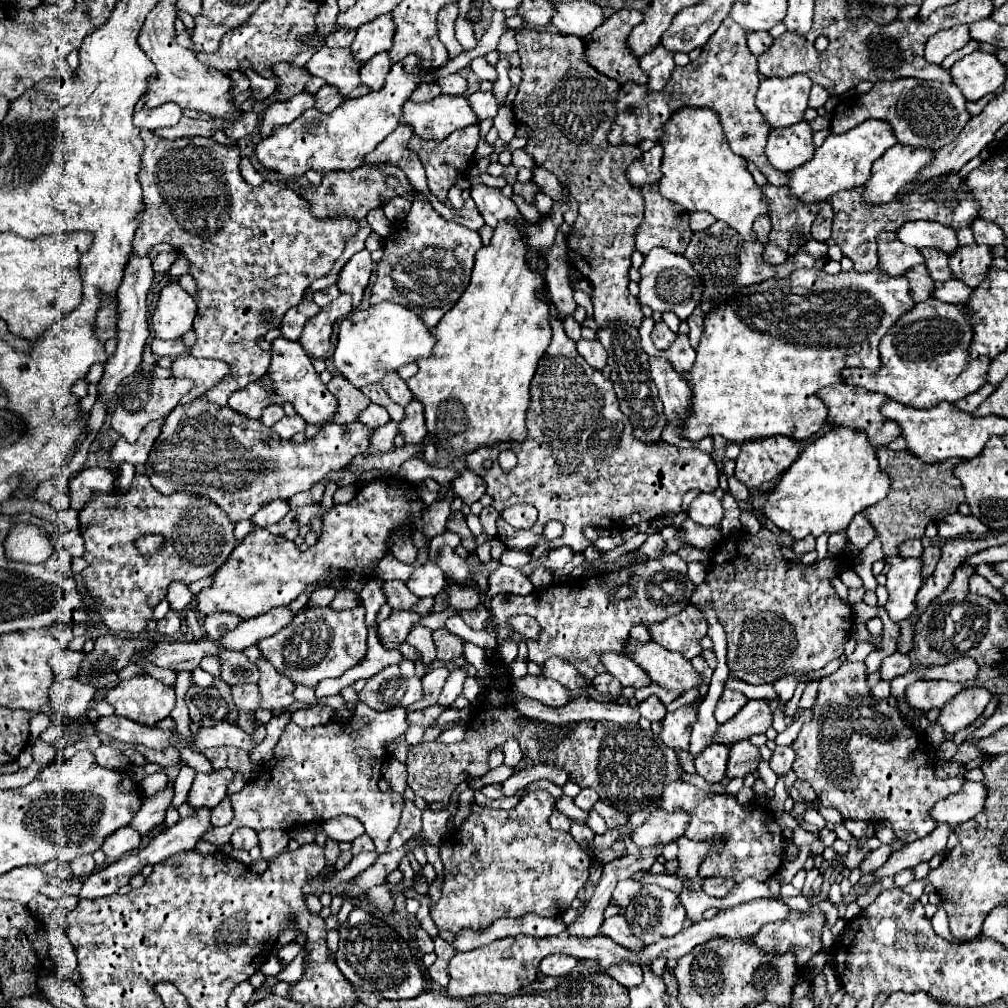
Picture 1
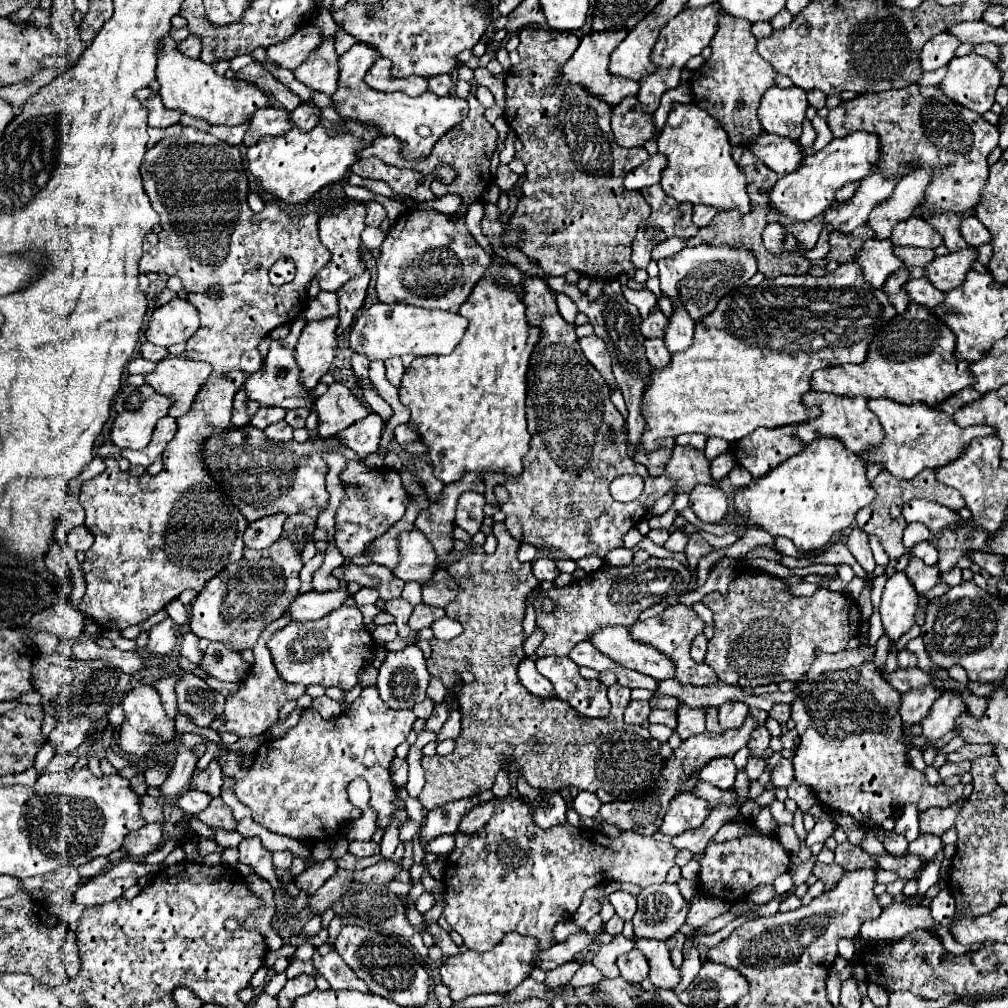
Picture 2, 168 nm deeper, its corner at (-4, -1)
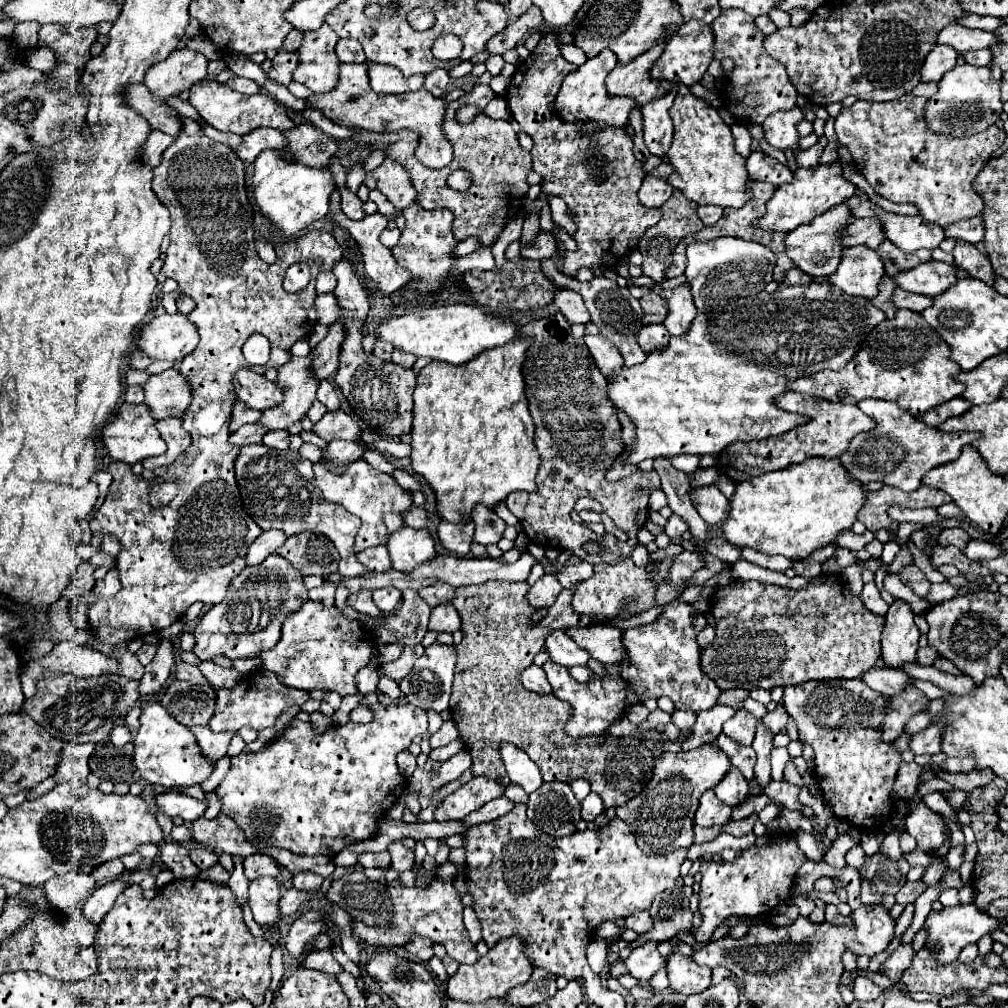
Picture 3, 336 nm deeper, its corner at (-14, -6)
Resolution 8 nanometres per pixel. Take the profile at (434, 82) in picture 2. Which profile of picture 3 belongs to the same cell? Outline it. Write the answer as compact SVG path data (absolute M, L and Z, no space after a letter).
M435 69L431 73L425 75L425 89L435 95L435 97L443 97L447 93L447 85L449 85L449 73L445 69Z

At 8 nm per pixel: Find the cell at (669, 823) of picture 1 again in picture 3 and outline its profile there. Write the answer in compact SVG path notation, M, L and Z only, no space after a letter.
M713 789L705 791L701 801L699 801L699 809L695 813L695 825L699 827L713 827L713 825L725 825L731 817L731 807L723 805L723 801L717 799L717 795L713 793Z

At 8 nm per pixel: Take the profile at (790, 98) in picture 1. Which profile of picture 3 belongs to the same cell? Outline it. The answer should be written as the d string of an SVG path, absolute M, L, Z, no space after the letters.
M801 107L795 109L781 109L771 113L765 121L763 121L763 131L765 131L765 139L769 145L777 147L777 149L791 149L795 151L799 147L799 131L797 131L797 123L805 119L805 113Z

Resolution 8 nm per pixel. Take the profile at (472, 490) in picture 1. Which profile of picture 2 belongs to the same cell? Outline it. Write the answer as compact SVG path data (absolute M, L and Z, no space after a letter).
M463 492L459 502L457 502L457 514L455 514L455 524L463 528L467 534L475 536L485 520L485 498L483 494L477 492Z

